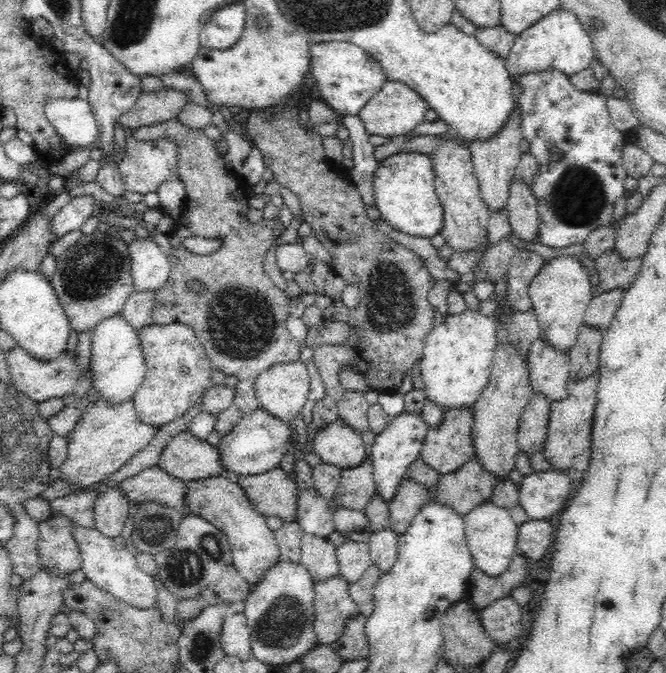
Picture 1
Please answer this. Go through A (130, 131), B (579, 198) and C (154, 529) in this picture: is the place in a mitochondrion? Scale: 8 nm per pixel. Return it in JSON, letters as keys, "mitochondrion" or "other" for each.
{"A":"other","B":"mitochondrion","C":"mitochondrion"}

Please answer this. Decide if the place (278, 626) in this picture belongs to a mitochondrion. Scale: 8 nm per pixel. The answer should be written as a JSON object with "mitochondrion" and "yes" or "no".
{"mitochondrion":"yes"}

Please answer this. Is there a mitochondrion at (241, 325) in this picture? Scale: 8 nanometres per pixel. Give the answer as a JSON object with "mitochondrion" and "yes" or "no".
{"mitochondrion":"yes"}

